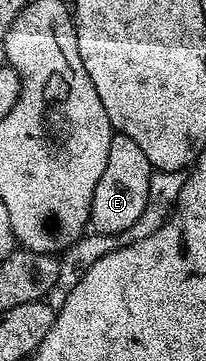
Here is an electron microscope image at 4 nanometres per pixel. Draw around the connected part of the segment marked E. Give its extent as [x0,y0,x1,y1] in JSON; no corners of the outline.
[90,135,153,237]

